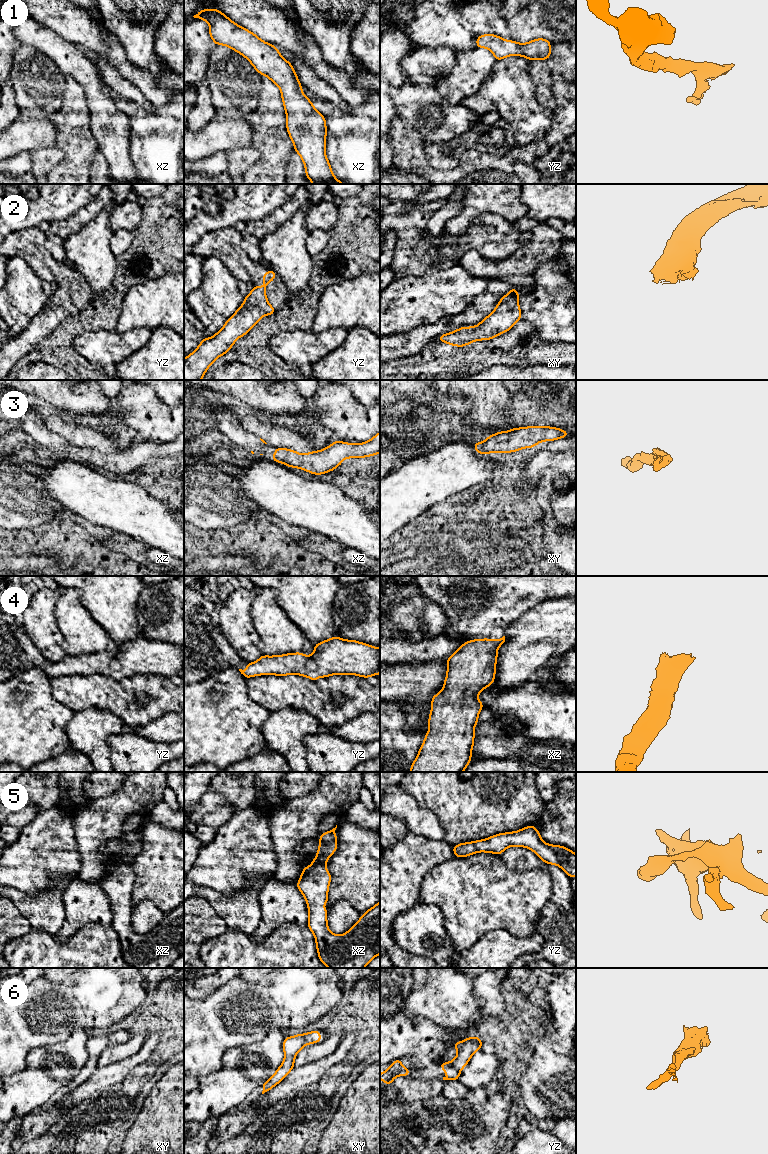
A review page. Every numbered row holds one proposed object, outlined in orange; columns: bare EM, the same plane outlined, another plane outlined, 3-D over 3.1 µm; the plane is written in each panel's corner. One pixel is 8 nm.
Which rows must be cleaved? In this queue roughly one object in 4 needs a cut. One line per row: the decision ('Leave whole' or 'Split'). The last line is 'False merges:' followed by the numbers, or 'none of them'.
1: Leave whole
2: Leave whole
3: Leave whole
4: Leave whole
5: Leave whole
6: Leave whole
False merges: none of them

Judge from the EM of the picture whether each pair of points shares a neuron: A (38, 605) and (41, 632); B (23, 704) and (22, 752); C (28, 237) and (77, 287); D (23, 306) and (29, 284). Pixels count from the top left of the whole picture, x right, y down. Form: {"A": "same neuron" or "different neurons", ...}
{"A": "same neuron", "B": "same neuron", "C": "same neuron", "D": "same neuron"}

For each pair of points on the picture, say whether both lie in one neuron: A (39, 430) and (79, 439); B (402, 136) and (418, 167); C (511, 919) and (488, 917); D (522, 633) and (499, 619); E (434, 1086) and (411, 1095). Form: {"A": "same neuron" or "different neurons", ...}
{"A": "different neurons", "B": "same neuron", "C": "same neuron", "D": "different neurons", "E": "same neuron"}

